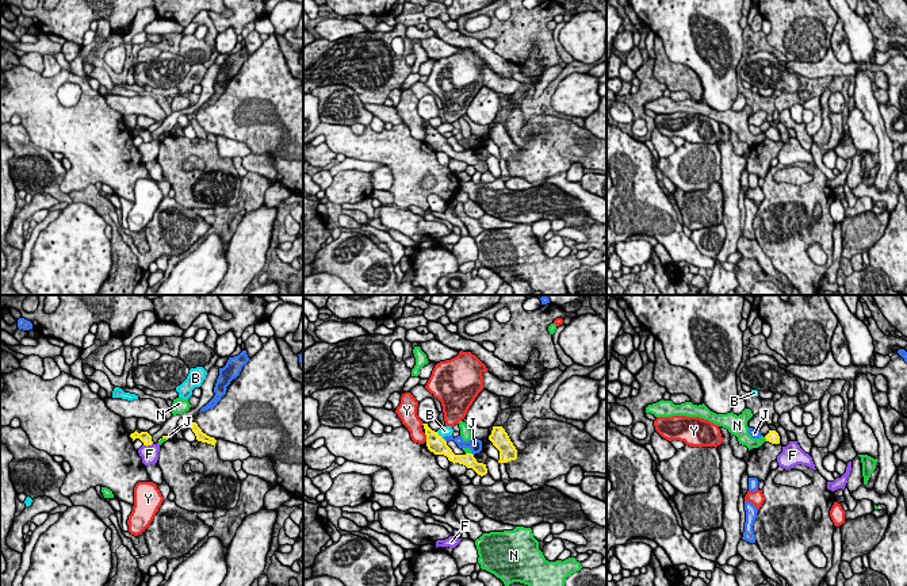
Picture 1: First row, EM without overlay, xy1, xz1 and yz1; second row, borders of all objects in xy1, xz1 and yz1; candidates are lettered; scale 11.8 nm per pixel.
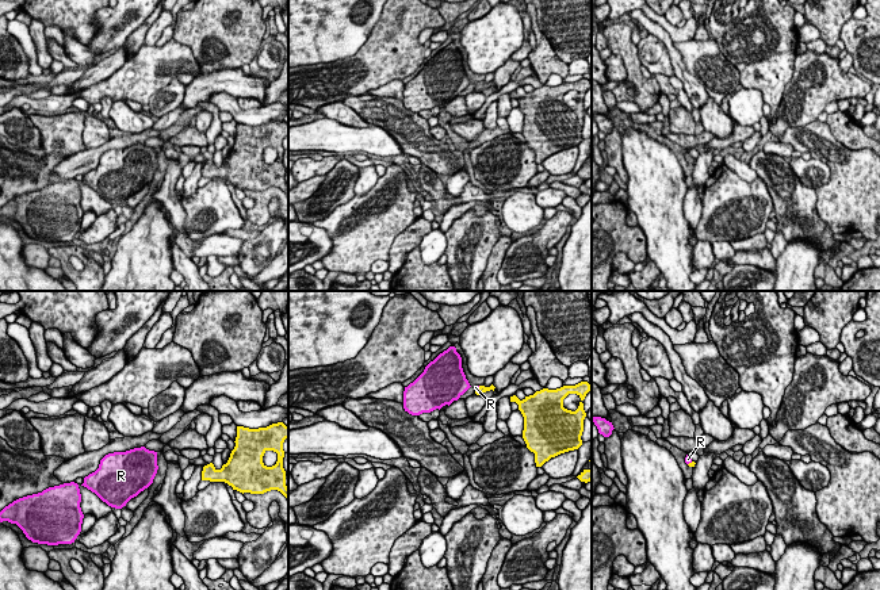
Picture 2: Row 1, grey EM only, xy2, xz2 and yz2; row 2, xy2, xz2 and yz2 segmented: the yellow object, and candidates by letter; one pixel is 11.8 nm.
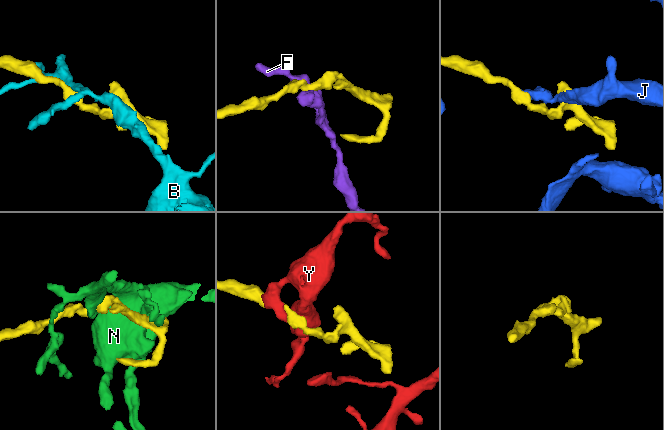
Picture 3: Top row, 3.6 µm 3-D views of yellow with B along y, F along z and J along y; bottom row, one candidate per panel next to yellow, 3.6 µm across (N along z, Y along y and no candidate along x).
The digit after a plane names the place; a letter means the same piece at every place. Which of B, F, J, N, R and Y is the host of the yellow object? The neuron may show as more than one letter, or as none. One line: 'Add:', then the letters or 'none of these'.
Add: R

